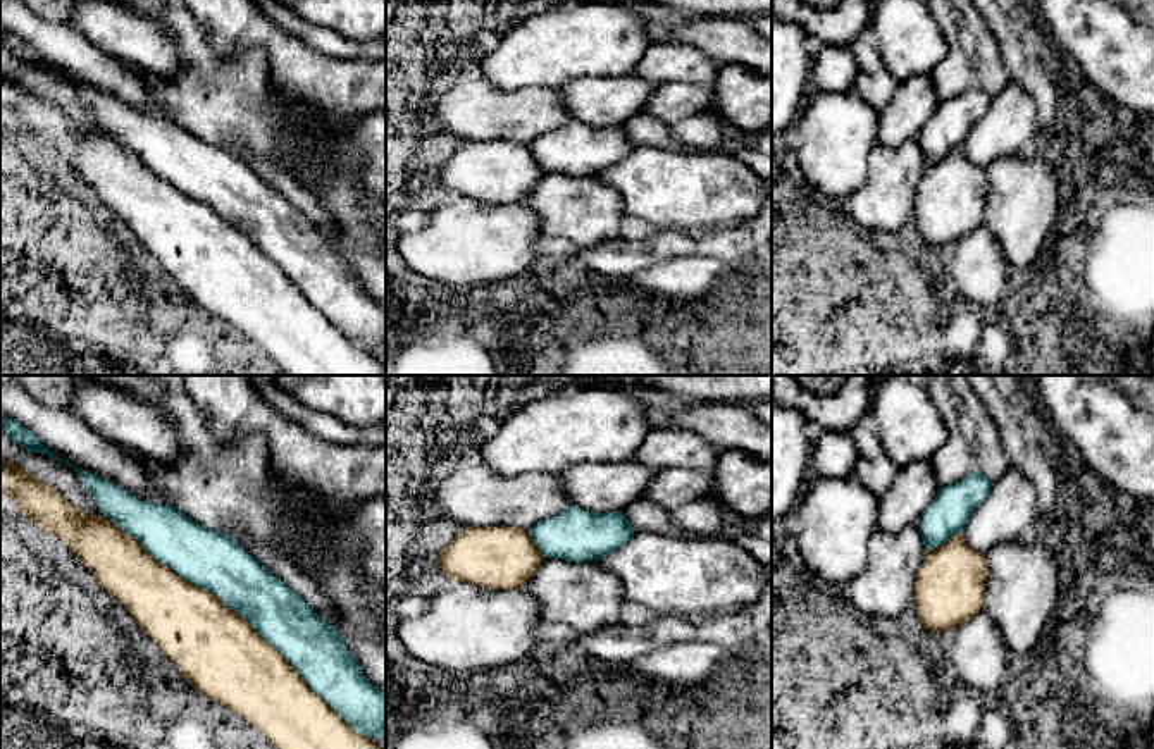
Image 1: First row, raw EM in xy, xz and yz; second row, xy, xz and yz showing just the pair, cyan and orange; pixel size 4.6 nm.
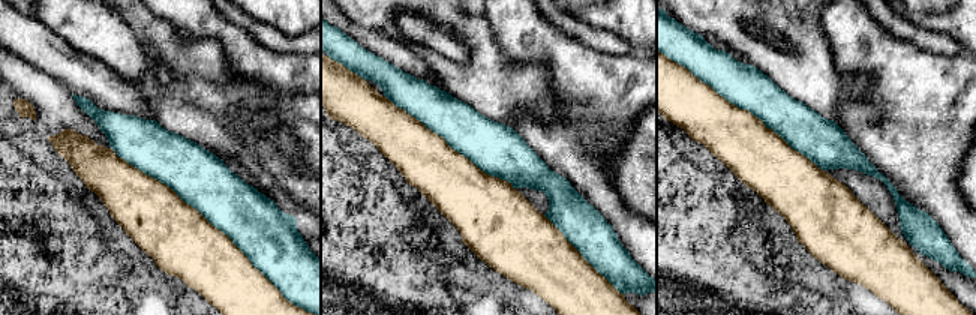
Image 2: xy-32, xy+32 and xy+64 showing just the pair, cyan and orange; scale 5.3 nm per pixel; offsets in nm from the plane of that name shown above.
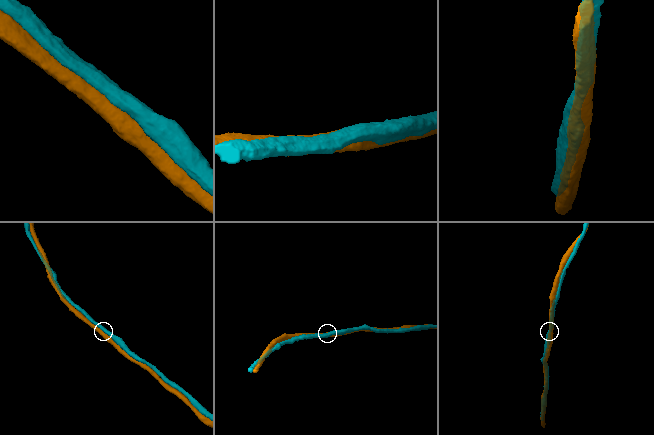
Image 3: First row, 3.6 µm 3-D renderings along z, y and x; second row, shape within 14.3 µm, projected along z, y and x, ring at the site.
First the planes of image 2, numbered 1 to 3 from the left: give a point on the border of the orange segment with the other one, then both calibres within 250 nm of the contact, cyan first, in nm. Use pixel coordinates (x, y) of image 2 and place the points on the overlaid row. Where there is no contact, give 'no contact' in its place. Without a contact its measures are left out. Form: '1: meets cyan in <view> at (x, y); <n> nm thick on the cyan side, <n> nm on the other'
1: meets cyan in xy-32 at (215, 225); 300 nm thick on the cyan side, 360 nm on the other
2: meets cyan in xy+32 at (450, 146); 280 nm thick on the cyan side, 320 nm on the other
3: meets cyan in xy+64 at (741, 108); 240 nm thick on the cyan side, 300 nm on the other

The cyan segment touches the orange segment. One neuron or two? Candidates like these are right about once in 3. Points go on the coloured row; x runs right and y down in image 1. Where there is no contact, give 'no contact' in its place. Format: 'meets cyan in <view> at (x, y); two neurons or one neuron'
meets cyan in xy at (236, 613); one neuron

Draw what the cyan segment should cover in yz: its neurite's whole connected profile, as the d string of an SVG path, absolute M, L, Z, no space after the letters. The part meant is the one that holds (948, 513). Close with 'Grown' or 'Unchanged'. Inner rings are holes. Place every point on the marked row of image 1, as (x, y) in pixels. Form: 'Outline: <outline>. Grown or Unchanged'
Outline: M973 470L965 479L939 487L935 499L916 523L925 551L935 549L954 534L963 534L975 508L990 492L992 482Z. Unchanged

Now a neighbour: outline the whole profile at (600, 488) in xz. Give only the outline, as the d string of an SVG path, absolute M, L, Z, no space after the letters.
M582 463L558 474L568 506L591 513L624 511L639 501L658 470L625 463Z

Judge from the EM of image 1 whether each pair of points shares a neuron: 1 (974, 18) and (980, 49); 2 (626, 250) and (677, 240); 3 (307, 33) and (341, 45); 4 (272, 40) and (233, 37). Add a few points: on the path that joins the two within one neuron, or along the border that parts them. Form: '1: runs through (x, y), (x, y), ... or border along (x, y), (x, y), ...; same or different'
1: runs through (975, 24), (980, 42); same
2: runs through (638, 250), (665, 245); same
3: runs through (316, 37), (333, 45); same
4: runs through (262, 37), (243, 37); same

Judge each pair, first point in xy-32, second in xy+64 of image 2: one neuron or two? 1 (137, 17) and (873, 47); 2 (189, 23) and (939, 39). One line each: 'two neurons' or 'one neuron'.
1: two neurons
2: two neurons

